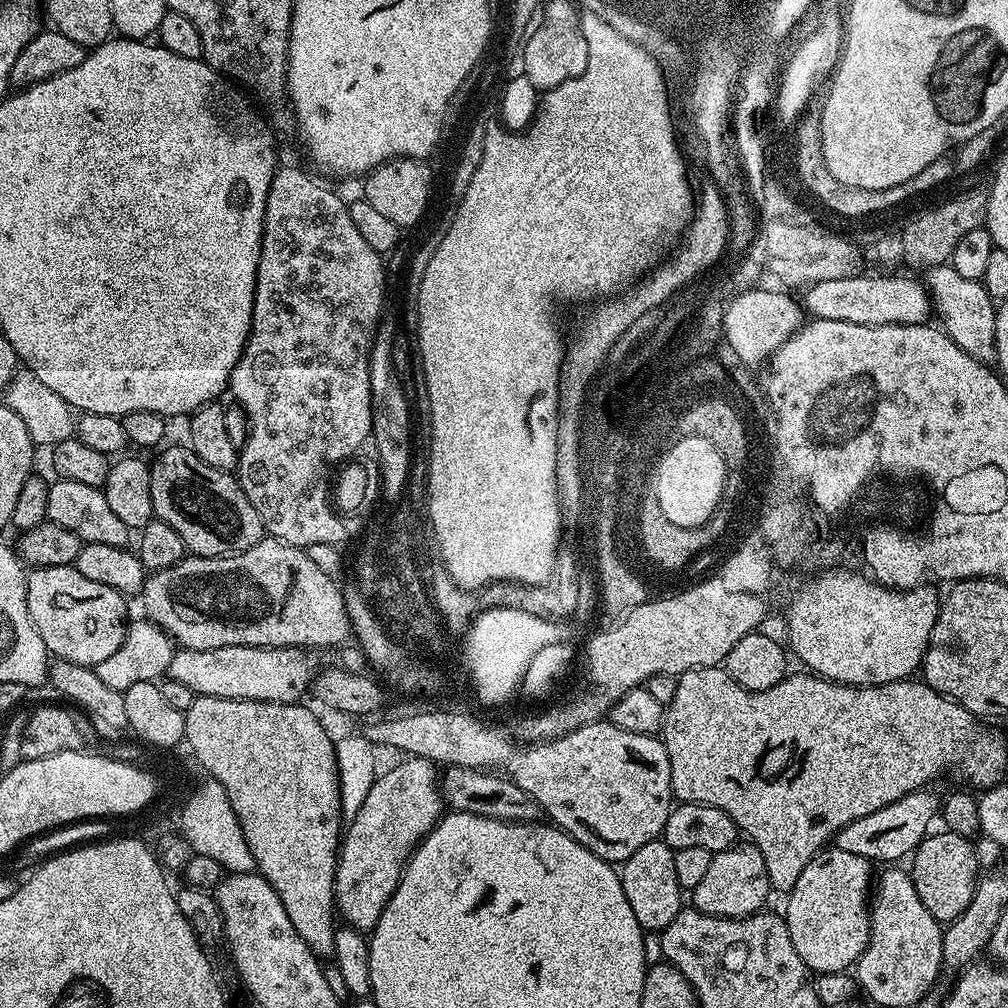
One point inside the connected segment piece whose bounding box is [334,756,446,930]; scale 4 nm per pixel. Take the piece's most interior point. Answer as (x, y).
(404, 804)

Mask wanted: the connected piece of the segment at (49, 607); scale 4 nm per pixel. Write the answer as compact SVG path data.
M74 566L33 567L28 577L28 609L30 618L42 634L42 642L57 661L81 664L87 668L106 662L118 646L122 646L129 623L126 597L102 582L94 582L78 574Z

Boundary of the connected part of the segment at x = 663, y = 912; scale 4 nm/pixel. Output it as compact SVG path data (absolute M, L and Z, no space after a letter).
M657 838L646 842L646 846L642 846L642 850L634 850L634 854L630 854L630 858L623 861L619 874L622 890L626 890L626 898L634 909L634 918L638 918L640 927L644 929L645 933L659 934L666 926L670 926L670 922L674 922L674 918L678 918L682 907L682 901L680 901L682 889L678 882L678 874L674 874L674 850L665 840Z

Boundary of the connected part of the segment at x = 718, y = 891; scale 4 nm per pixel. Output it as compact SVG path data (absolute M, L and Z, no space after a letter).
M737 842L731 848L715 853L702 877L702 882L691 889L691 907L711 916L725 916L739 920L741 916L752 916L761 911L768 900L768 892L773 891L770 878L766 874L766 862L762 854L751 842Z

